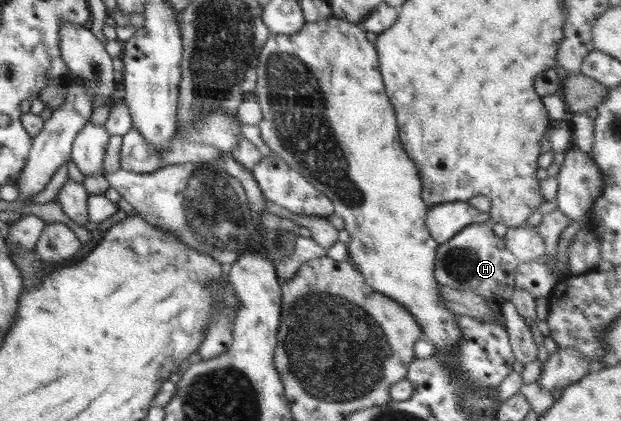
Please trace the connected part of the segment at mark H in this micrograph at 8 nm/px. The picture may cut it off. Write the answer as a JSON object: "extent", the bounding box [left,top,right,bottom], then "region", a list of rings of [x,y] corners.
{"extent":[435,223,518,307],"region":[[[474,223],[465,226],[465,229],[451,238],[448,242],[441,243],[437,250],[437,259],[435,261],[435,279],[443,286],[451,286],[455,290],[467,290],[477,296],[481,296],[488,303],[500,307],[503,303],[510,300],[510,296],[515,288],[515,273],[518,262],[513,254],[505,245],[504,238],[496,236],[489,223]]]}

